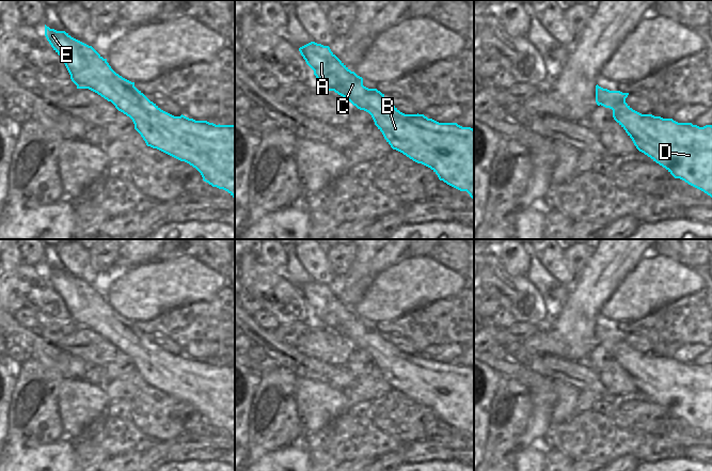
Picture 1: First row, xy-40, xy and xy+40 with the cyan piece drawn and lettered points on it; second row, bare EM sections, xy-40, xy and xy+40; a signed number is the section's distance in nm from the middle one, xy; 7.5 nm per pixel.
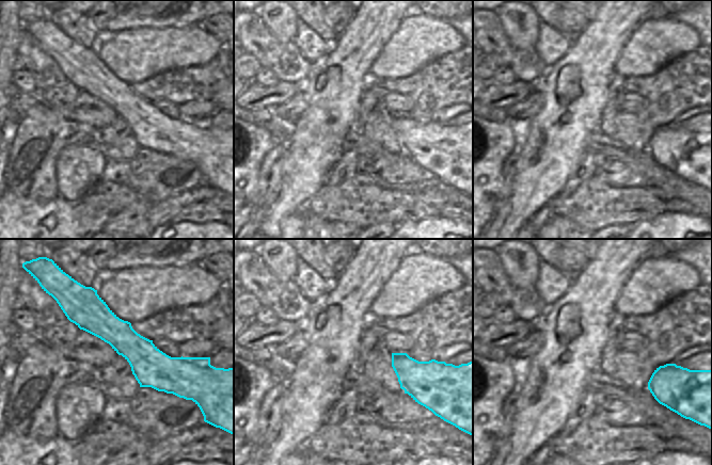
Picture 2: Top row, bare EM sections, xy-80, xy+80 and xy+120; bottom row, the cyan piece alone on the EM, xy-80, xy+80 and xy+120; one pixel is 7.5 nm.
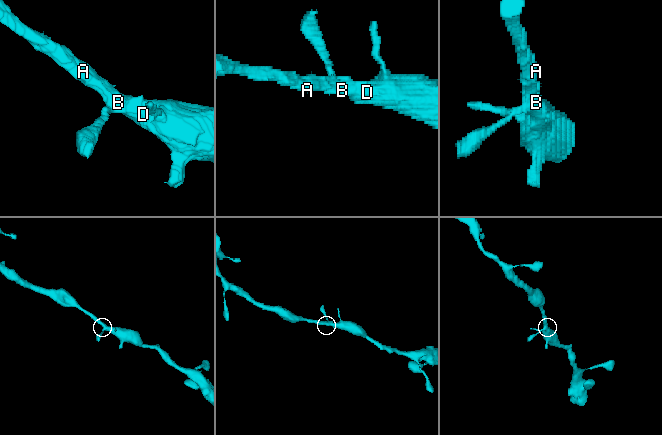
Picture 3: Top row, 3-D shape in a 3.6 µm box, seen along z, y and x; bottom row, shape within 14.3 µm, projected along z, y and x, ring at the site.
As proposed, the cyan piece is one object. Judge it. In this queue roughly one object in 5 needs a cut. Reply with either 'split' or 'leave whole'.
leave whole

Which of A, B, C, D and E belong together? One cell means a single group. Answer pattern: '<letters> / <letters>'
A B C D E

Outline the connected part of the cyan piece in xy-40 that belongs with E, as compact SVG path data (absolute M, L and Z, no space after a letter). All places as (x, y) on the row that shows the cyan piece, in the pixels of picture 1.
M46 25L45 36L64 62L77 89L89 89L111 101L118 111L132 120L135 129L147 146L189 163L201 173L204 182L227 191L235 198L235 125L216 125L207 121L195 121L183 114L174 116L151 101L135 87L135 82L116 74L107 59L92 46L72 37L65 31L57 31Z

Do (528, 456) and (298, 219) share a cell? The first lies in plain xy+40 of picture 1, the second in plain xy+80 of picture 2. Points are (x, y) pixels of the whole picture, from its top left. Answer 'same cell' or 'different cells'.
same cell

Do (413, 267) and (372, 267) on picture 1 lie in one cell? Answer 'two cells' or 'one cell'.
two cells

